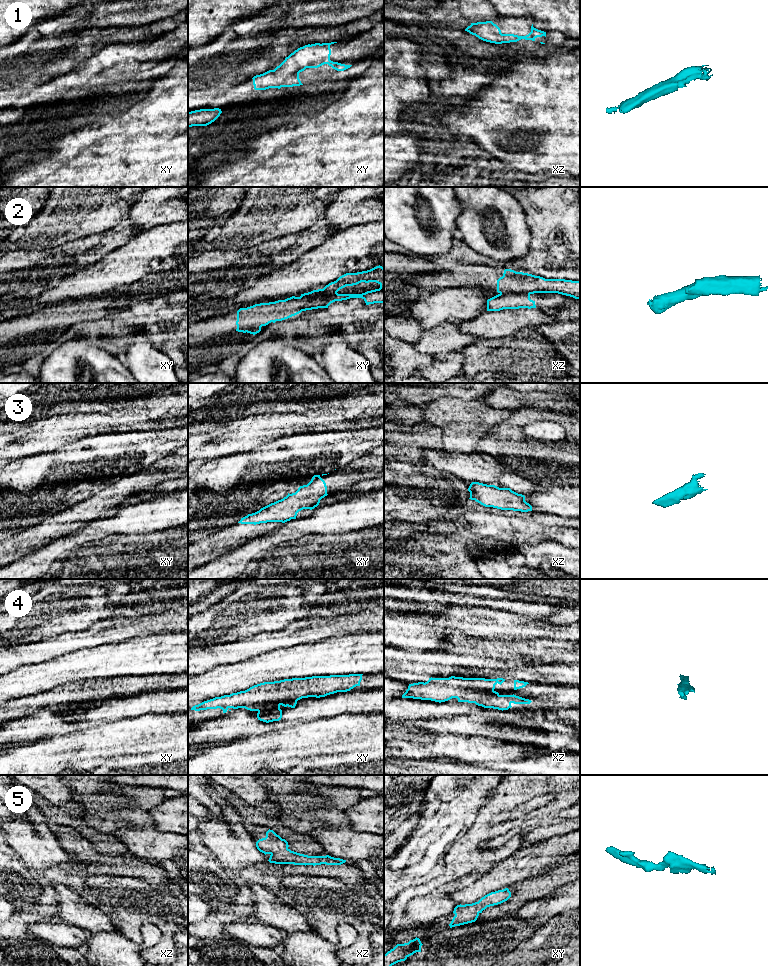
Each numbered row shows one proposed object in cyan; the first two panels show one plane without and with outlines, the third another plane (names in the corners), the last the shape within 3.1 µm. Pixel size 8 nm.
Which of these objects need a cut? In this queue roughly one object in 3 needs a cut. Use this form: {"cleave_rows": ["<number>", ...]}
{"cleave_rows": ["2"]}

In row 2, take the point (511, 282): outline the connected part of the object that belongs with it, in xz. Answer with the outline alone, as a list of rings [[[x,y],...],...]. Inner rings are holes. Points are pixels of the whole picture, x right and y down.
[[[505,269],[497,280],[498,293],[558,293],[580,299],[580,281],[545,279],[528,273]]]

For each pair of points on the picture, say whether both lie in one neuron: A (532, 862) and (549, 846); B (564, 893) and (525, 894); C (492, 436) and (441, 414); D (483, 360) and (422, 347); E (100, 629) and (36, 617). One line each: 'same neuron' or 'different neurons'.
A: same neuron
B: different neurons
C: different neurons
D: different neurons
E: different neurons

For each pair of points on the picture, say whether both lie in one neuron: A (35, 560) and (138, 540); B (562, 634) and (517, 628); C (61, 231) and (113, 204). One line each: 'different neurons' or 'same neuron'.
A: different neurons
B: same neuron
C: same neuron

